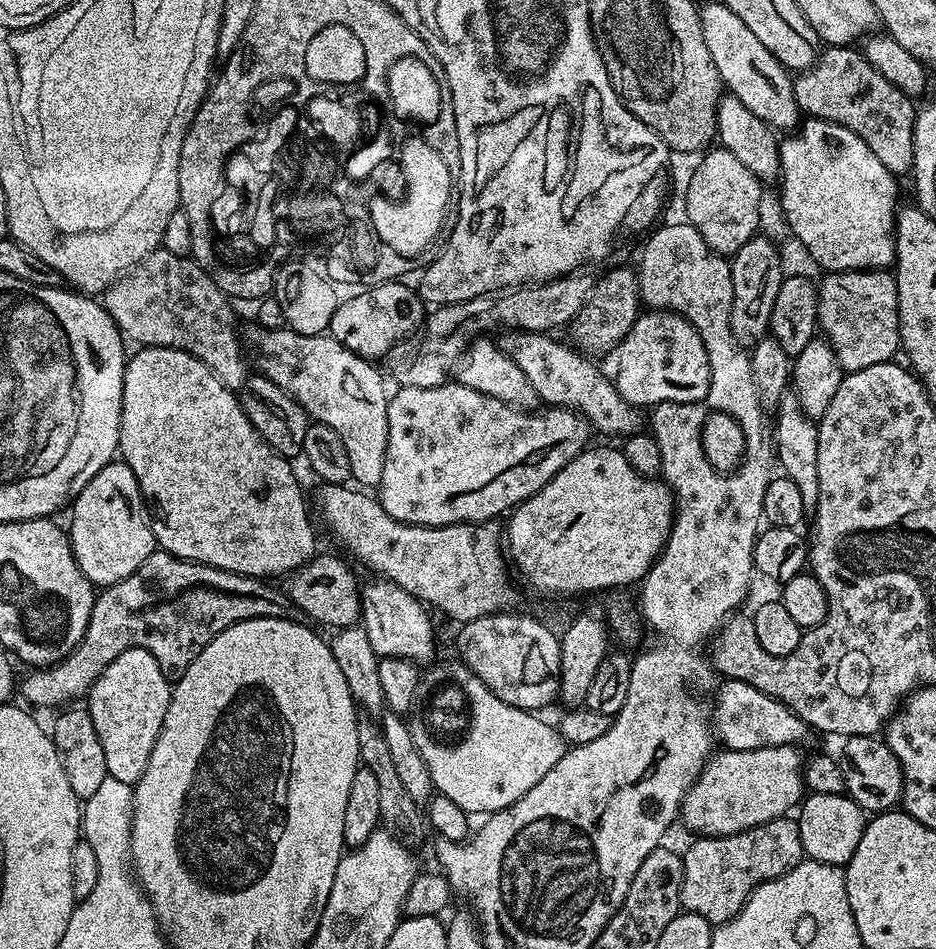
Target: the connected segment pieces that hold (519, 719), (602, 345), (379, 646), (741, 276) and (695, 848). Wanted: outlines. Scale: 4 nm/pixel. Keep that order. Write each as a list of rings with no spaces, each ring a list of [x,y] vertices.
[[[442,660],[423,669],[420,681],[418,682],[418,690],[414,690],[414,702],[406,716],[408,729],[414,738],[414,746],[418,746],[418,754],[422,754],[422,762],[426,762],[426,770],[430,770],[432,788],[439,795],[450,798],[450,802],[458,802],[458,806],[462,806],[462,810],[469,814],[475,814],[475,812],[484,812],[483,814],[501,812],[506,806],[518,802],[518,798],[522,798],[522,794],[526,794],[534,786],[538,786],[538,782],[542,782],[542,778],[546,778],[546,774],[550,770],[554,770],[554,766],[558,766],[558,762],[564,757],[566,751],[565,738],[560,732],[559,727],[552,725],[551,728],[546,721],[539,720],[536,717],[539,715],[502,702],[502,698],[498,698],[493,694],[482,682],[482,678],[478,678],[478,674],[474,674],[474,670],[470,670],[462,662],[451,664],[448,660]]]
[[[620,266],[608,271],[600,280],[595,281],[593,292],[587,303],[568,326],[571,343],[588,356],[600,357],[600,354],[619,347],[626,334],[632,329],[633,322],[640,315],[642,301],[640,299],[639,275],[637,271]]]
[[[372,578],[360,589],[360,624],[370,638],[376,655],[383,658],[398,658],[421,662],[432,662],[436,656],[436,628],[432,625],[433,613],[418,598],[406,594],[402,586],[383,578]]]
[[[757,234],[731,257],[732,281],[734,282],[734,298],[730,312],[730,330],[736,335],[736,342],[745,350],[752,349],[764,336],[769,335],[770,310],[774,310],[774,298],[778,298],[778,286],[784,280],[786,269],[780,265],[780,252],[772,240],[767,240],[763,234]]]
[[[792,818],[771,820],[762,826],[754,826],[750,830],[738,834],[706,836],[693,839],[693,841],[693,844],[688,849],[683,849],[682,852],[684,873],[682,874],[680,907],[685,912],[702,914],[702,918],[706,918],[714,926],[725,924],[727,920],[737,916],[742,910],[742,906],[747,902],[748,895],[758,885],[786,874],[805,859],[802,838],[800,837],[800,825]]]

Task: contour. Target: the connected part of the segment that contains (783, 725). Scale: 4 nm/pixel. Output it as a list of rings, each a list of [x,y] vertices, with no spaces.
[[[725,679],[719,685],[714,696],[712,714],[714,736],[720,740],[727,750],[758,750],[762,746],[782,746],[783,744],[799,745],[810,735],[808,725],[798,718],[780,700],[770,698],[770,694],[762,694],[762,690],[754,690],[741,680]]]

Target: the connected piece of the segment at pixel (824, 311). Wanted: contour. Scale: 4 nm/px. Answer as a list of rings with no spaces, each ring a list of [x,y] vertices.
[[[861,270],[859,272],[830,272],[819,281],[818,314],[816,323],[823,339],[834,350],[838,362],[845,373],[866,370],[866,366],[887,364],[893,359],[895,352],[901,351],[900,315],[898,314],[898,290],[896,278],[888,270]]]

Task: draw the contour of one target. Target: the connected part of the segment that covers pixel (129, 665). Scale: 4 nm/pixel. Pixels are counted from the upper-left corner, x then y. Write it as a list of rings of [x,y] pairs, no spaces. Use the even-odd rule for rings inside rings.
[[[141,648],[122,650],[89,688],[86,707],[98,733],[98,742],[102,742],[102,754],[106,754],[106,770],[118,782],[134,786],[142,778],[154,742],[158,742],[172,690],[173,685],[158,666],[154,654]]]

